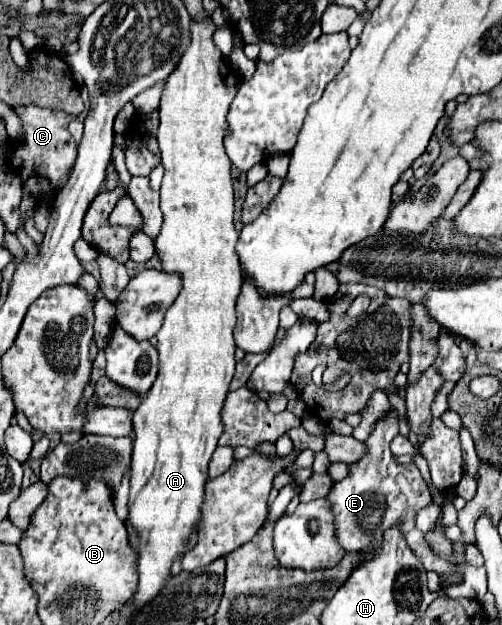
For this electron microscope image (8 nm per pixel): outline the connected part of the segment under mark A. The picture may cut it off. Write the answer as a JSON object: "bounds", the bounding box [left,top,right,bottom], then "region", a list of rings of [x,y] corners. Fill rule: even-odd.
{"bounds":[128,17,242,609],"region":[[[208,17],[206,21],[192,19],[190,23],[190,45],[176,65],[174,73],[166,79],[160,107],[158,107],[158,147],[164,167],[164,181],[160,189],[160,209],[164,213],[164,223],[160,235],[156,237],[156,253],[162,261],[162,271],[178,273],[182,277],[182,289],[176,301],[164,315],[164,323],[156,335],[158,349],[158,377],[152,389],[146,393],[138,409],[132,413],[132,427],[136,433],[132,467],[130,467],[130,519],[128,533],[130,543],[138,551],[138,591],[130,601],[136,609],[152,601],[164,581],[170,577],[170,567],[178,555],[182,555],[184,545],[200,523],[200,505],[204,499],[204,485],[210,457],[222,435],[220,411],[228,395],[230,381],[234,377],[234,325],[236,325],[236,299],[242,289],[242,271],[238,255],[234,251],[238,233],[232,223],[234,215],[234,187],[230,175],[230,159],[224,153],[224,137],[230,133],[226,121],[232,99],[238,93],[240,77],[234,73],[232,65],[224,59],[220,49],[214,45],[212,35],[216,25]]]}

